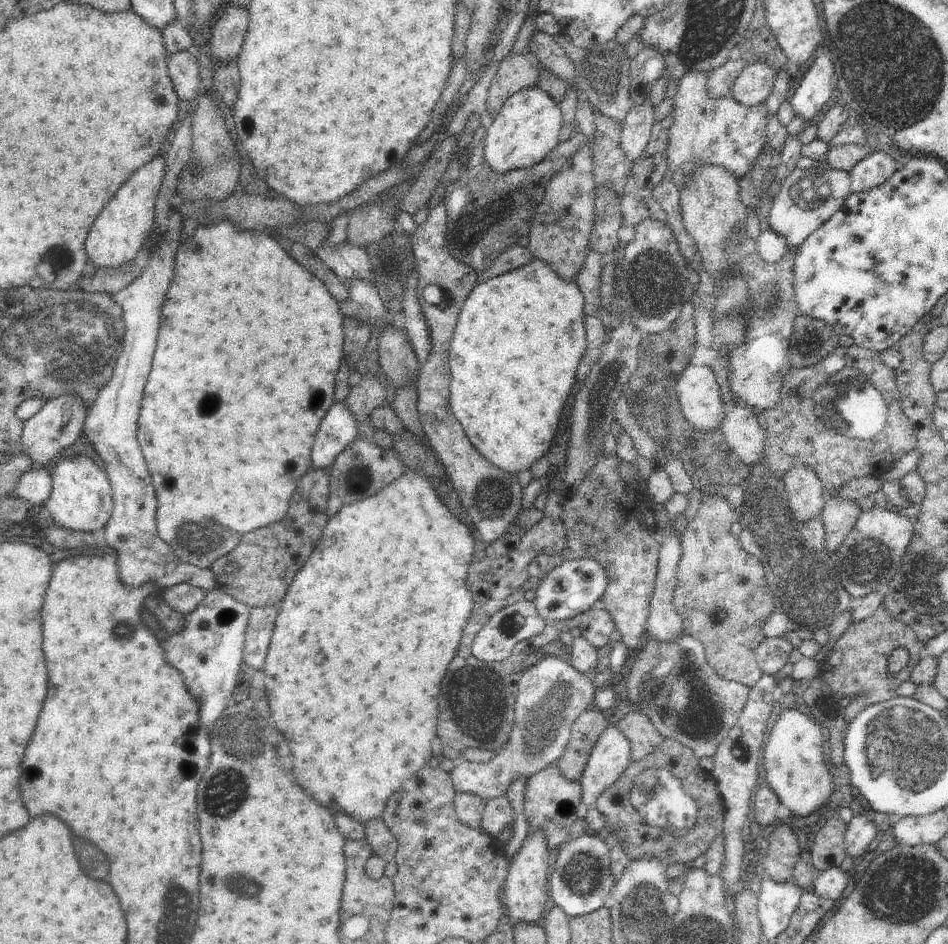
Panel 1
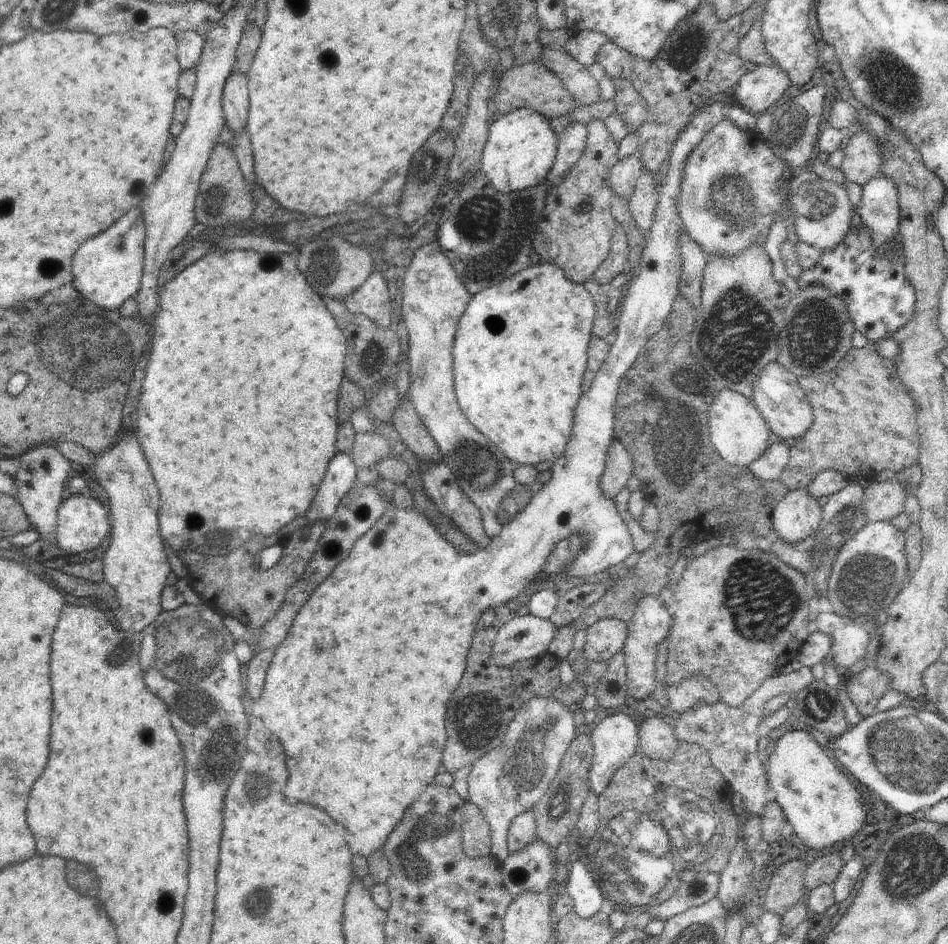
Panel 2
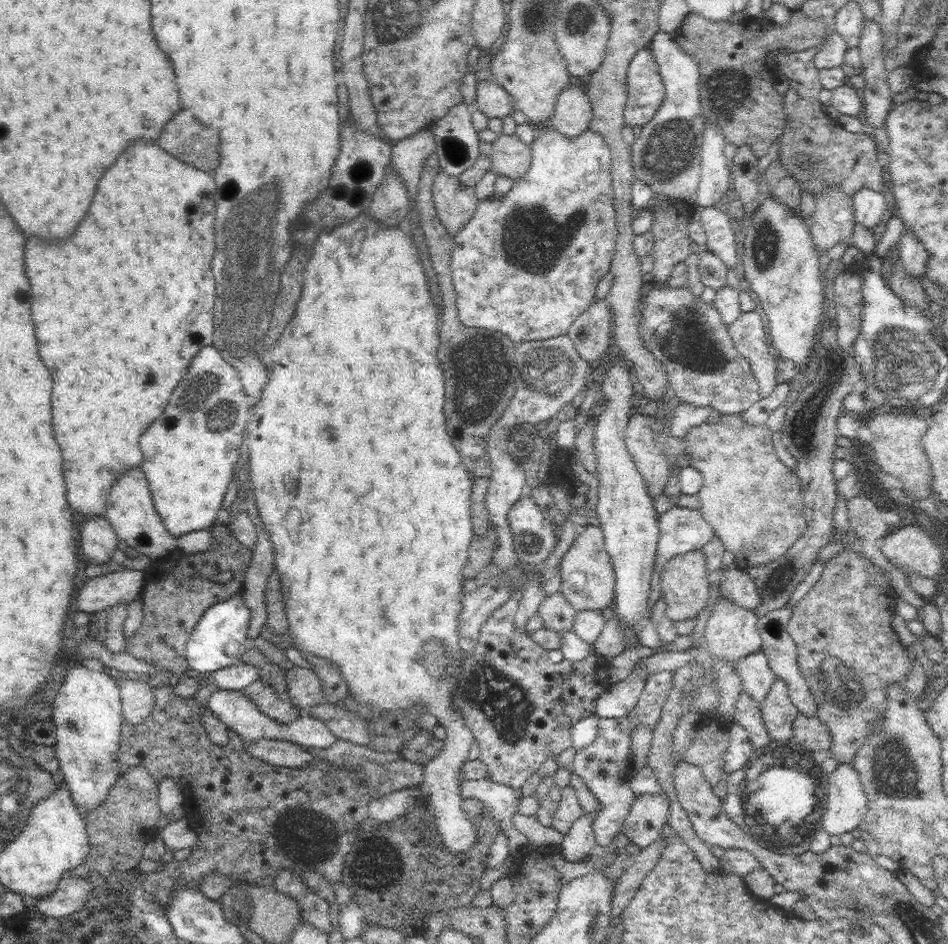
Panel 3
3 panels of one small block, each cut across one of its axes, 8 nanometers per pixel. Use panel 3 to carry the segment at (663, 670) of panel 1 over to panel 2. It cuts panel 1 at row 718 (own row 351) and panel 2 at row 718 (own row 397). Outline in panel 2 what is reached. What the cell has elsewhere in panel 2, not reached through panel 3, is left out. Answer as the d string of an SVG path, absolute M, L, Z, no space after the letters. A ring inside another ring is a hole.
M799 668L797 672L791 674L773 674L763 680L763 684L737 708L727 706L721 700L715 700L707 704L705 700L687 708L683 714L677 716L673 724L675 728L675 738L685 740L685 742L697 742L707 750L707 758L711 766L721 774L721 778L731 786L733 794L743 796L743 806L747 808L747 816L759 816L767 804L765 800L765 786L767 786L767 776L765 776L765 764L763 764L763 754L757 750L757 740L761 738L763 728L761 724L761 714L763 714L763 704L771 700L773 696L781 694L799 694L813 682L811 668Z

